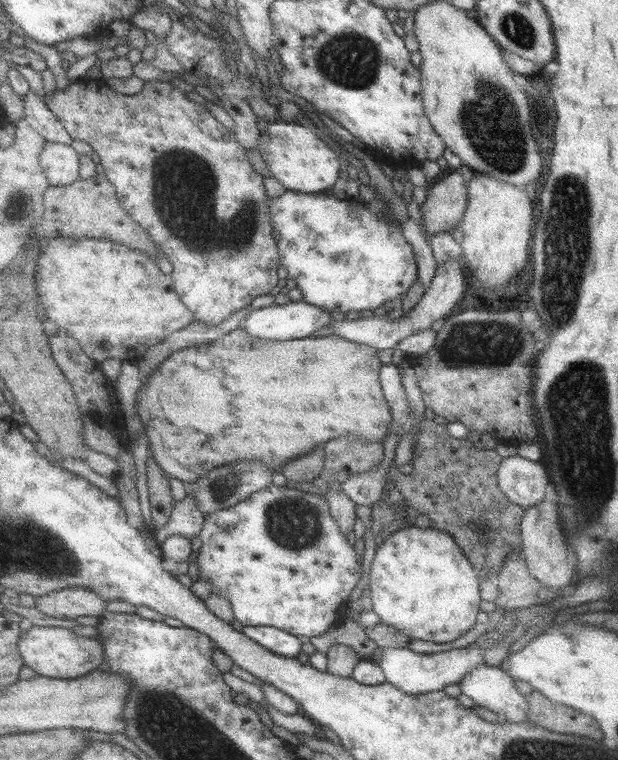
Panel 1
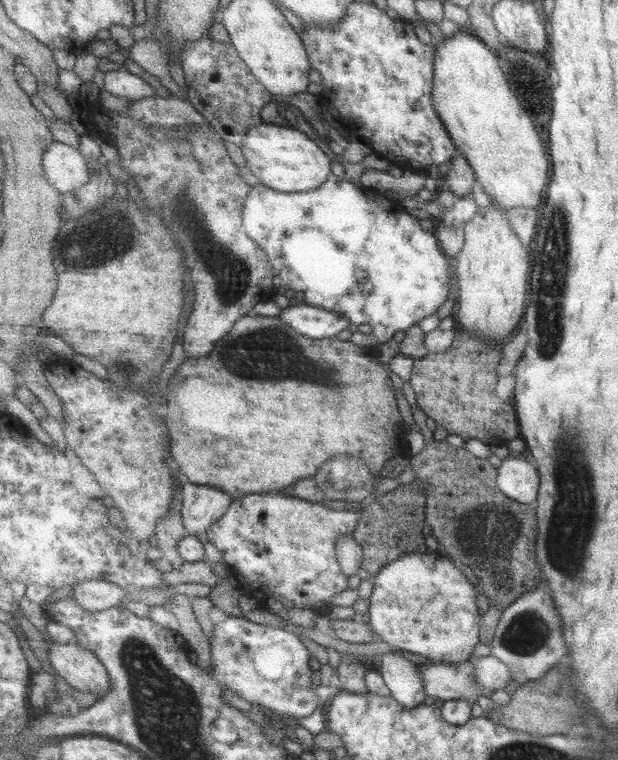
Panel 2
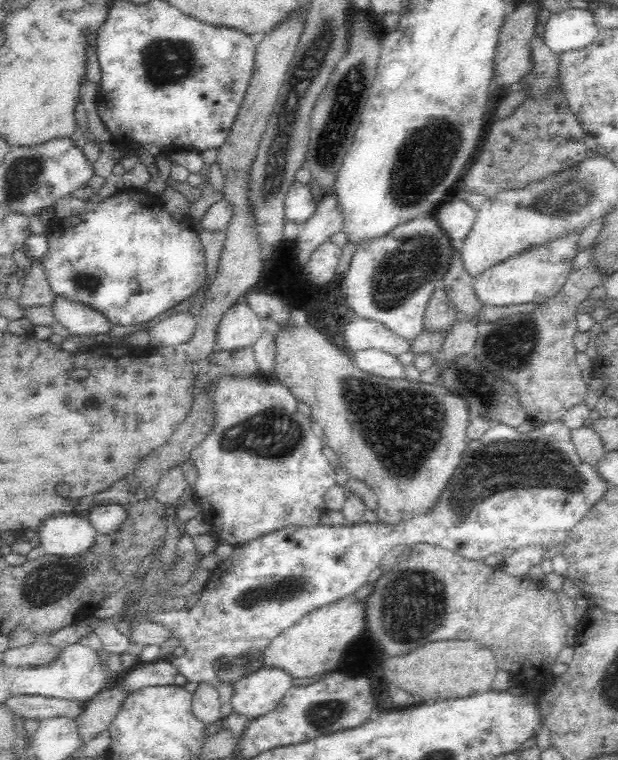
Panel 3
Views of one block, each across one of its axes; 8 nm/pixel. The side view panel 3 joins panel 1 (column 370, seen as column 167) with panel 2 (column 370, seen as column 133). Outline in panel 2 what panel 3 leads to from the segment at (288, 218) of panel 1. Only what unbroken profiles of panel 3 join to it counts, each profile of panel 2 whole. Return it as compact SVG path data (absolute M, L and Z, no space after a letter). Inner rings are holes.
M332 174L327 182L319 188L307 192L276 191L259 182L252 186L251 192L247 195L246 205L243 207L243 218L248 234L255 239L255 242L259 242L259 246L262 246L263 250L266 250L274 267L275 275L282 282L282 288L304 293L305 301L309 305L341 313L349 317L355 325L369 324L373 328L372 335L378 341L379 346L389 344L399 332L407 332L411 326L420 324L423 318L435 314L450 299L452 293L450 276L453 260L445 254L441 243L439 243L438 235L435 231L423 230L419 219L411 216L409 210L401 205L400 200L389 198L382 191L362 185L357 186L349 179L335 174Z

